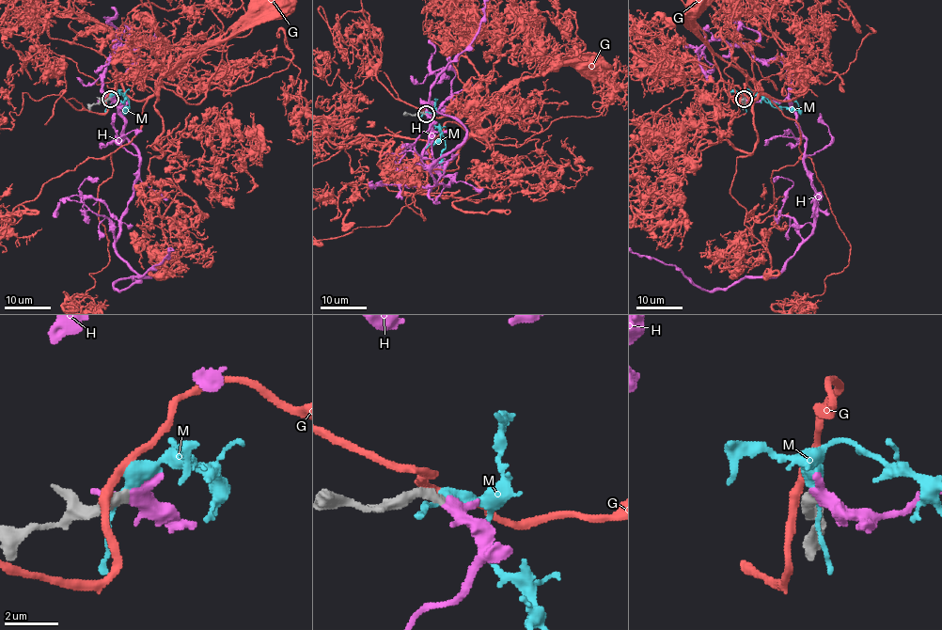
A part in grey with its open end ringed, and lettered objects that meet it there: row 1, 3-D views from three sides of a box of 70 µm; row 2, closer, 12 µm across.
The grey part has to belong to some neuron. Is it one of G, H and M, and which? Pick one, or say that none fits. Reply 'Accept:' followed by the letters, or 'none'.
Accept: H

